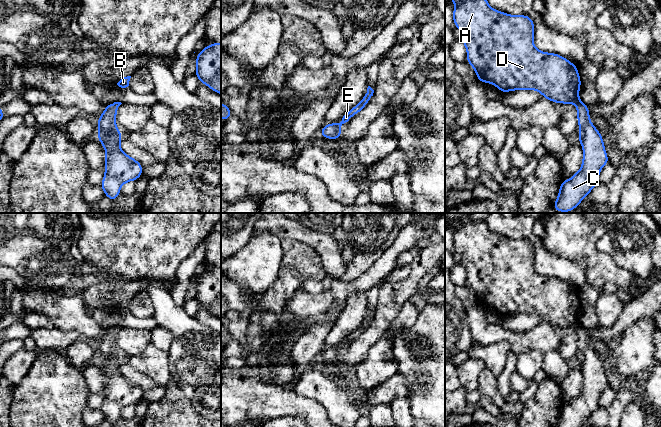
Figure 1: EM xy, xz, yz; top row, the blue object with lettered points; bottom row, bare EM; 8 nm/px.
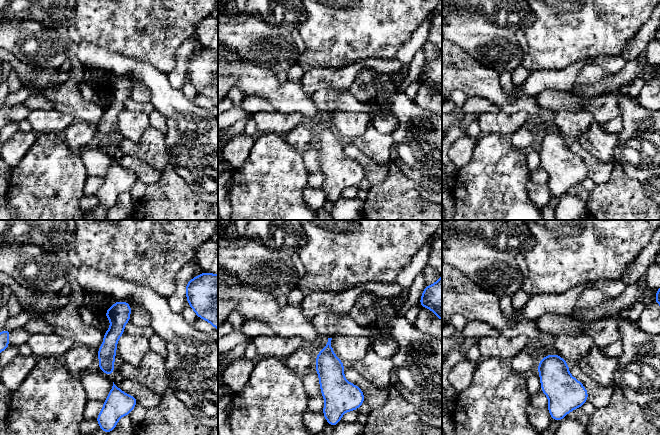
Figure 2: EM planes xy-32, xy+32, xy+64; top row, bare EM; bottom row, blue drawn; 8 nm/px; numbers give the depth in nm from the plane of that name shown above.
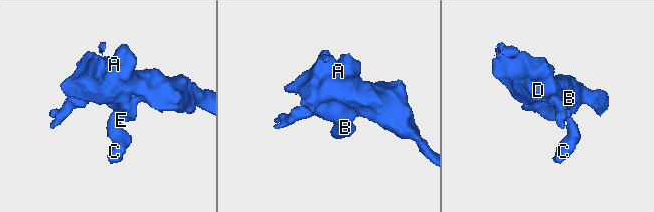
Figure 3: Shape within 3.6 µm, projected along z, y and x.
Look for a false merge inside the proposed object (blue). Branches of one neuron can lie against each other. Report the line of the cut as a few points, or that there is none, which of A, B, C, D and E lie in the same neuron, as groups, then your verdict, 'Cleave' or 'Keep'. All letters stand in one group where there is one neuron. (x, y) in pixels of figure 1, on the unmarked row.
No split. Groups: A B C D E. Keep

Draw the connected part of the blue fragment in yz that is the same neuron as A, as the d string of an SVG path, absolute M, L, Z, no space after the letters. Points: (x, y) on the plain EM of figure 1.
M470 213L452 220L448 226L457 228L453 246L462 255L461 265L467 274L466 286L475 294L478 305L495 309L501 317L515 314L537 314L543 322L554 327L573 327L577 332L580 357L577 361L583 372L581 392L572 402L563 404L555 427L580 427L599 408L599 397L609 387L603 361L589 344L589 331L579 323L581 303L577 290L555 277L539 275L533 266L534 245L528 239L513 240L492 233L484 221L467 222Z

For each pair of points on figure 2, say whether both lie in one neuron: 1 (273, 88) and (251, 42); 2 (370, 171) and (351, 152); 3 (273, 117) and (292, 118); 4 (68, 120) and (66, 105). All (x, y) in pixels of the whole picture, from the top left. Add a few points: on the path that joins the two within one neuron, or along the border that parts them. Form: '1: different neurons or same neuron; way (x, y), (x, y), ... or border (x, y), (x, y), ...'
1: different neurons; border (243, 58), (276, 74)
2: same neuron; way (368, 166), (356, 155)
3: same neuron; way (278, 120), (287, 120)
4: different neurons; border (53, 108), (70, 113), (77, 120)

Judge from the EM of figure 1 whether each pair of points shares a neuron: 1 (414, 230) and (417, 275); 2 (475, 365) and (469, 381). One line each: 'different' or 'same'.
1: different
2: same

